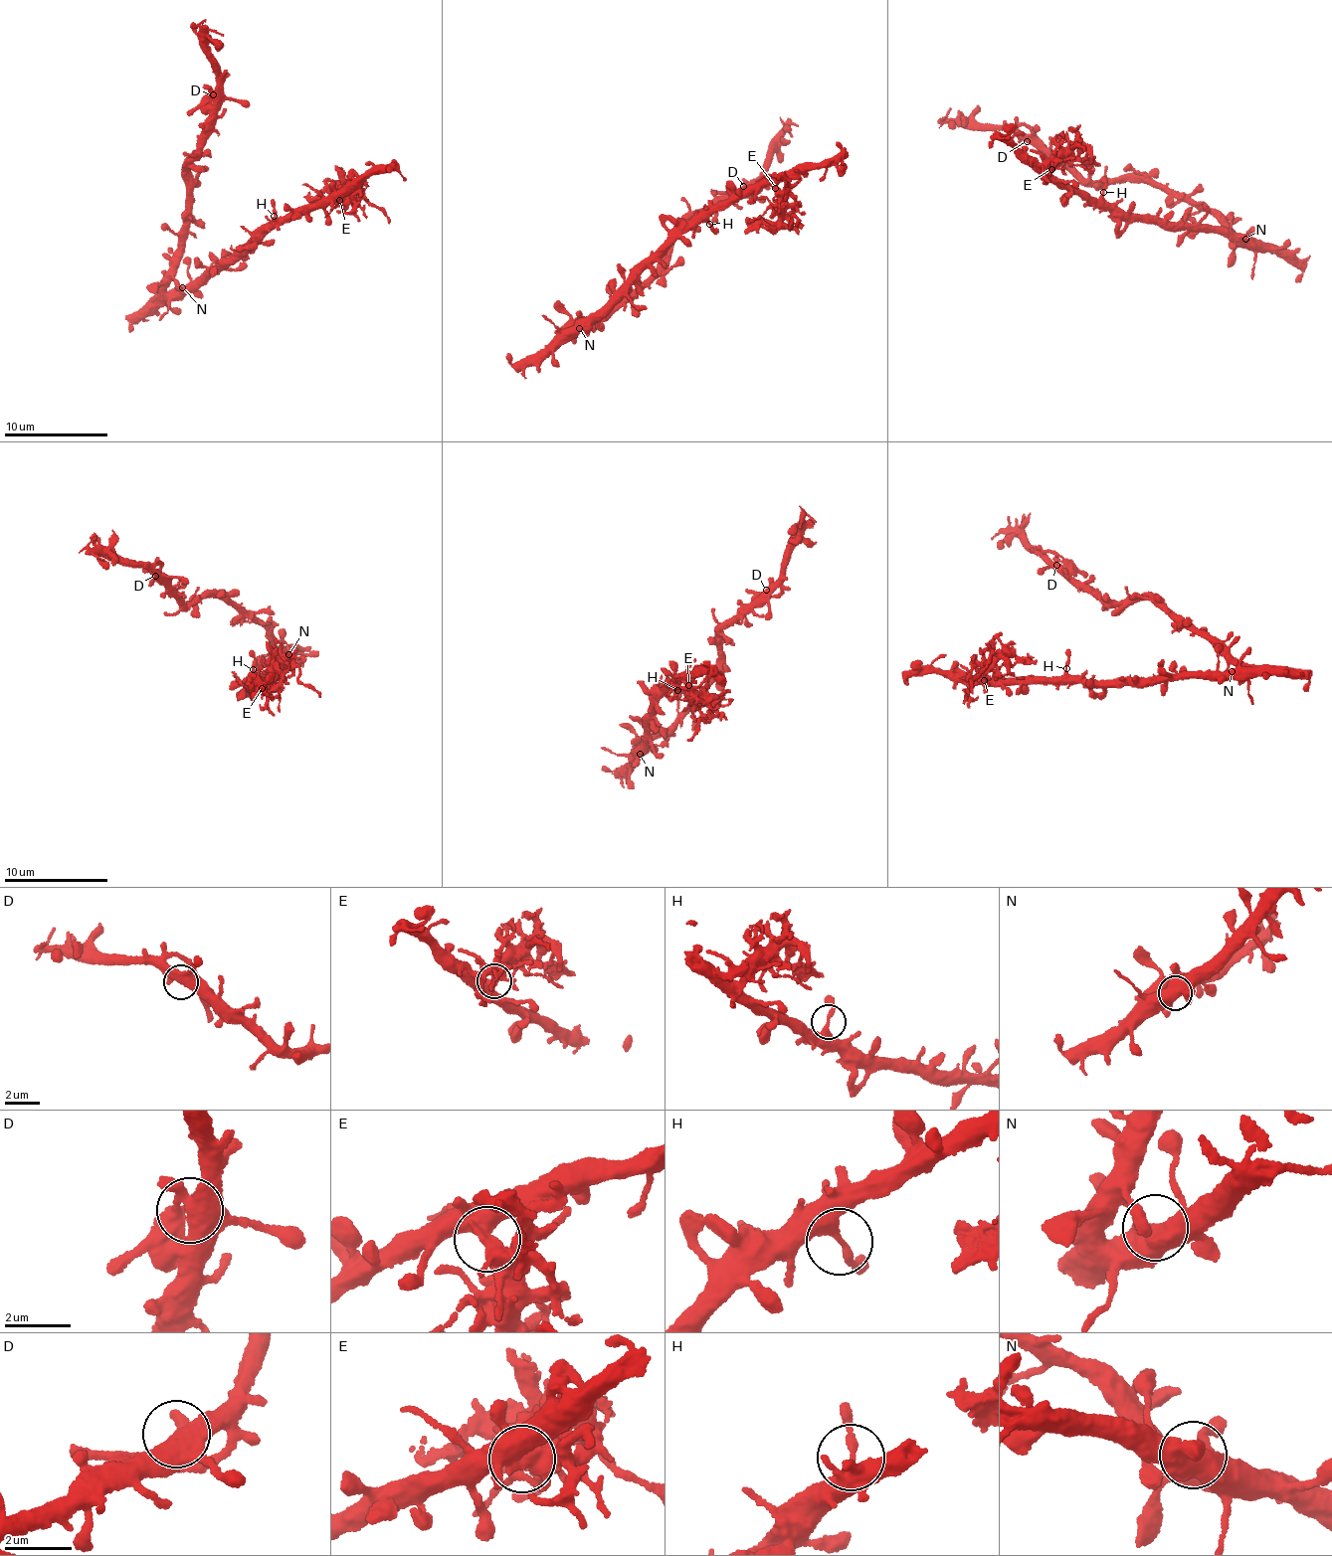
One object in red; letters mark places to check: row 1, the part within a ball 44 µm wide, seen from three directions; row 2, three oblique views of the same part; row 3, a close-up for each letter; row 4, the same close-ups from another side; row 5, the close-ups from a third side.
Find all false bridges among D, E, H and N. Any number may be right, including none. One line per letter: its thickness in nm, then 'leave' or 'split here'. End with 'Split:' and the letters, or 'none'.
D: 440 nm | leave
E: 440 nm | split here
H: 280 nm | leave
N: 500 nm | leave
Split: E

